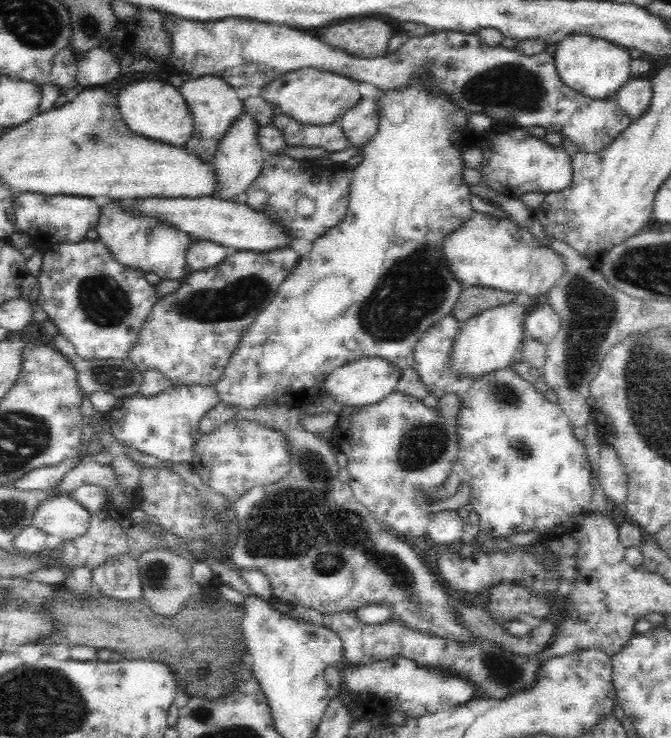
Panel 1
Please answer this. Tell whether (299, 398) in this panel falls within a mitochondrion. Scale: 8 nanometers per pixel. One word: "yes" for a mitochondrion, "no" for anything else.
no

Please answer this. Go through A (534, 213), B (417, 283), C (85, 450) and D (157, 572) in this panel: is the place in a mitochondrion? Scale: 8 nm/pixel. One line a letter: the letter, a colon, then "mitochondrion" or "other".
A: other
B: mitochondrion
C: other
D: mitochondrion

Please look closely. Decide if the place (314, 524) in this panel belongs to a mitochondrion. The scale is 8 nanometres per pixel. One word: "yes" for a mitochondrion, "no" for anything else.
yes

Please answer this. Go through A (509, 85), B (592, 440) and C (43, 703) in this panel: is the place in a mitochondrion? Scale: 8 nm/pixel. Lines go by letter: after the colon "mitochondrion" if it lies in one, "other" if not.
A: mitochondrion
B: other
C: mitochondrion

